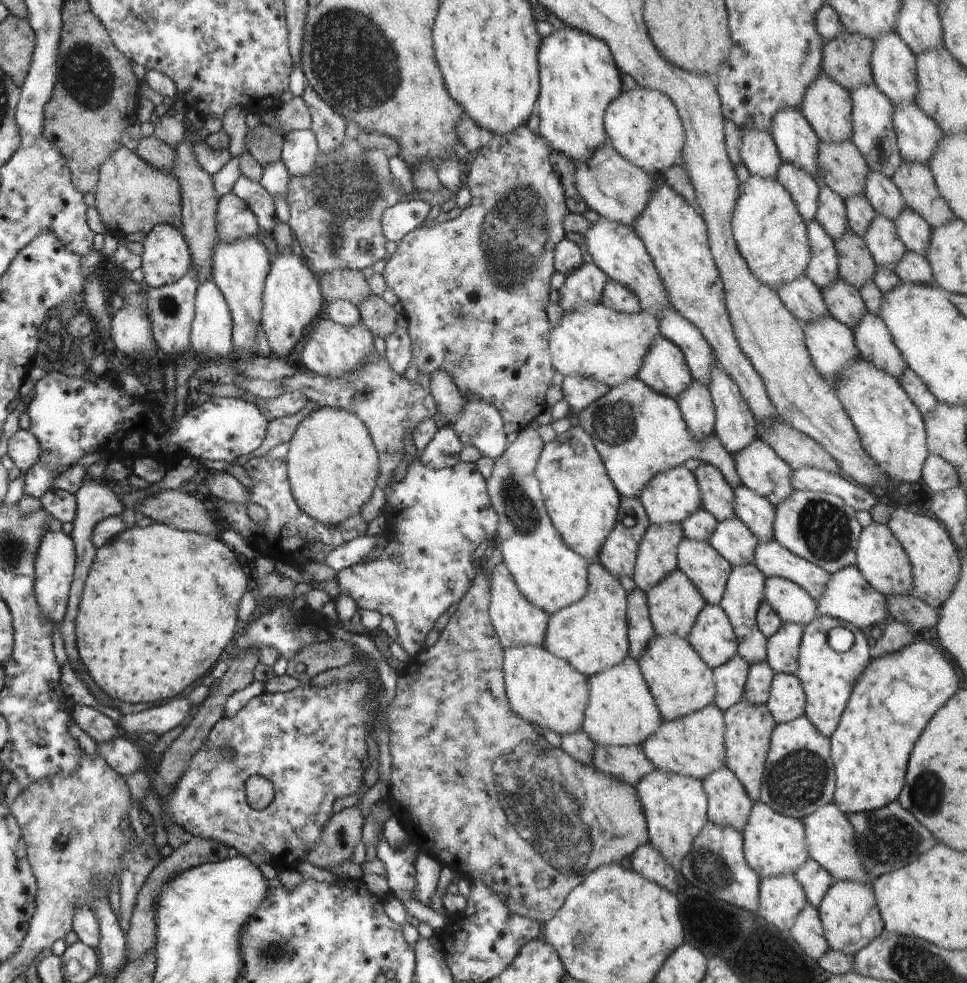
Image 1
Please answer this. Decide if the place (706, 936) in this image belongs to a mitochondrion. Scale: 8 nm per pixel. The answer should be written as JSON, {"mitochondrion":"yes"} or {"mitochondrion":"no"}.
{"mitochondrion":"no"}

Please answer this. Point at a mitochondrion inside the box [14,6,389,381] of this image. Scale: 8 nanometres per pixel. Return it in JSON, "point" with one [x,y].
{"point":[88,78]}

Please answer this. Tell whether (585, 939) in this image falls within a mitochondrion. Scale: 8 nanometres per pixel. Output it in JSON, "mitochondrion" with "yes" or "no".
{"mitochondrion":"yes"}

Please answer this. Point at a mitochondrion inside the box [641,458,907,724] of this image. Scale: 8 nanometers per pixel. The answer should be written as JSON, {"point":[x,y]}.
{"point":[825,529]}

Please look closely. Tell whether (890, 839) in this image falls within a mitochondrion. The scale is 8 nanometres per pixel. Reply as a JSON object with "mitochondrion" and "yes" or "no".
{"mitochondrion":"yes"}

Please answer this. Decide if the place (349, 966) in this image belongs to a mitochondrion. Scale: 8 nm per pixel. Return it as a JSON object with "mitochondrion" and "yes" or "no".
{"mitochondrion":"no"}

